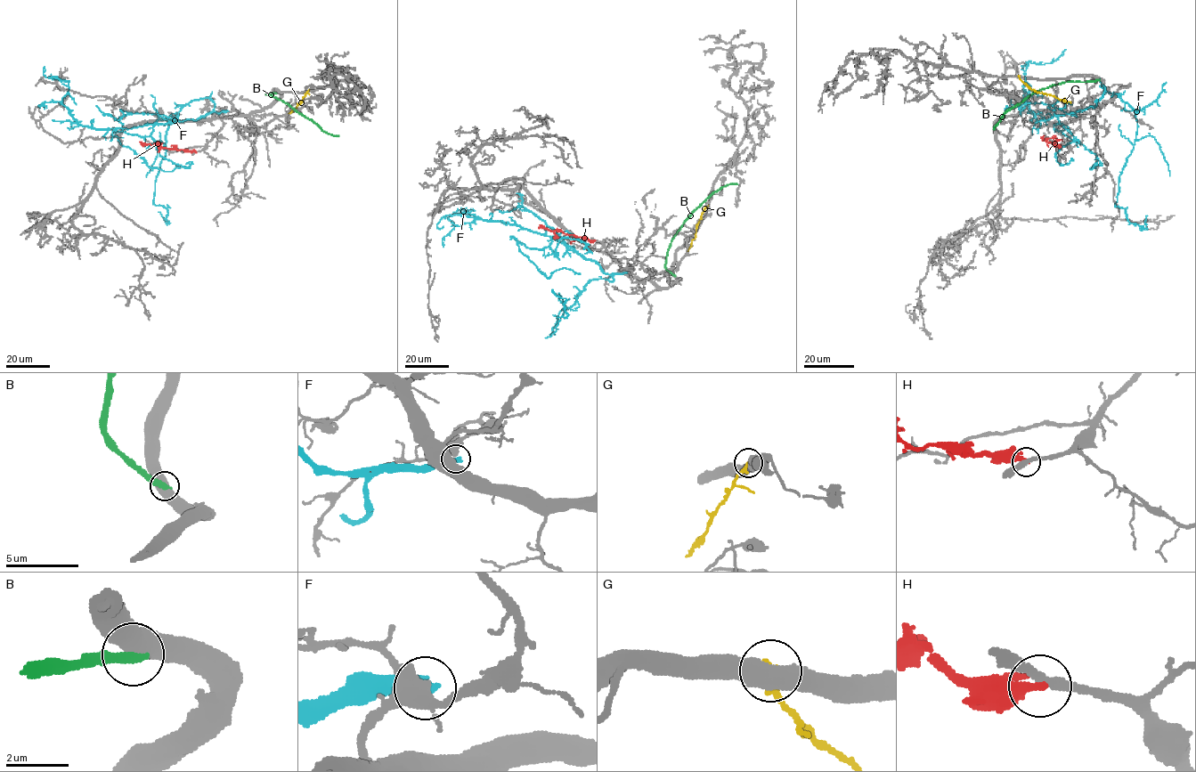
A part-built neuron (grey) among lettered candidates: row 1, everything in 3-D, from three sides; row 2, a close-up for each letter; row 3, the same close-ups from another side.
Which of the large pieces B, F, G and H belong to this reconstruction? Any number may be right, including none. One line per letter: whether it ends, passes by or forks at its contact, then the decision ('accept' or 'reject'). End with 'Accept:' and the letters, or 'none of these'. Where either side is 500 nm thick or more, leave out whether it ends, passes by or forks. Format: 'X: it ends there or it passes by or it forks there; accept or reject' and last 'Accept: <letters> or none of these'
B: reject
F: it ends there; reject
G: reject
H: it ends there; reject
Accept: none of these

